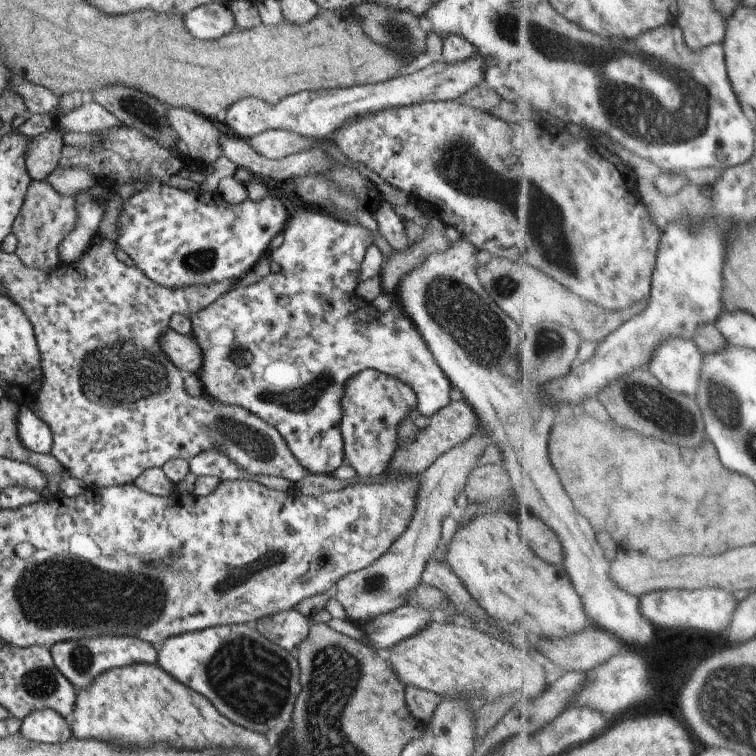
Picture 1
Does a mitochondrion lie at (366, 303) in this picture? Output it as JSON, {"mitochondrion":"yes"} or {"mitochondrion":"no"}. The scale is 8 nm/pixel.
{"mitochondrion":"no"}

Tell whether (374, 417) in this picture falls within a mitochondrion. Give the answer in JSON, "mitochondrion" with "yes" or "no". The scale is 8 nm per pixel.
{"mitochondrion":"no"}

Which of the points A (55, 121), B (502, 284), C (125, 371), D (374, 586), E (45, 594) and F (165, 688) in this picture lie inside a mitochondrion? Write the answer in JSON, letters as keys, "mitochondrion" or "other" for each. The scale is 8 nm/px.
{"A":"other","B":"mitochondrion","C":"mitochondrion","D":"mitochondrion","E":"mitochondrion","F":"other"}

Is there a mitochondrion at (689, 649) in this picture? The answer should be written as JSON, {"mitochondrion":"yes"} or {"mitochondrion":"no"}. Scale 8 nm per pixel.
{"mitochondrion":"no"}

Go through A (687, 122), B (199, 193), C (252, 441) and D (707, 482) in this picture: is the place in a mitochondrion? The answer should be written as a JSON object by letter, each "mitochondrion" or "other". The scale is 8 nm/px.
{"A":"mitochondrion","B":"other","C":"mitochondrion","D":"other"}

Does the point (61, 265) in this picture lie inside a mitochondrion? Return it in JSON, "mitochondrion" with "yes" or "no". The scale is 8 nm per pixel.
{"mitochondrion":"no"}

